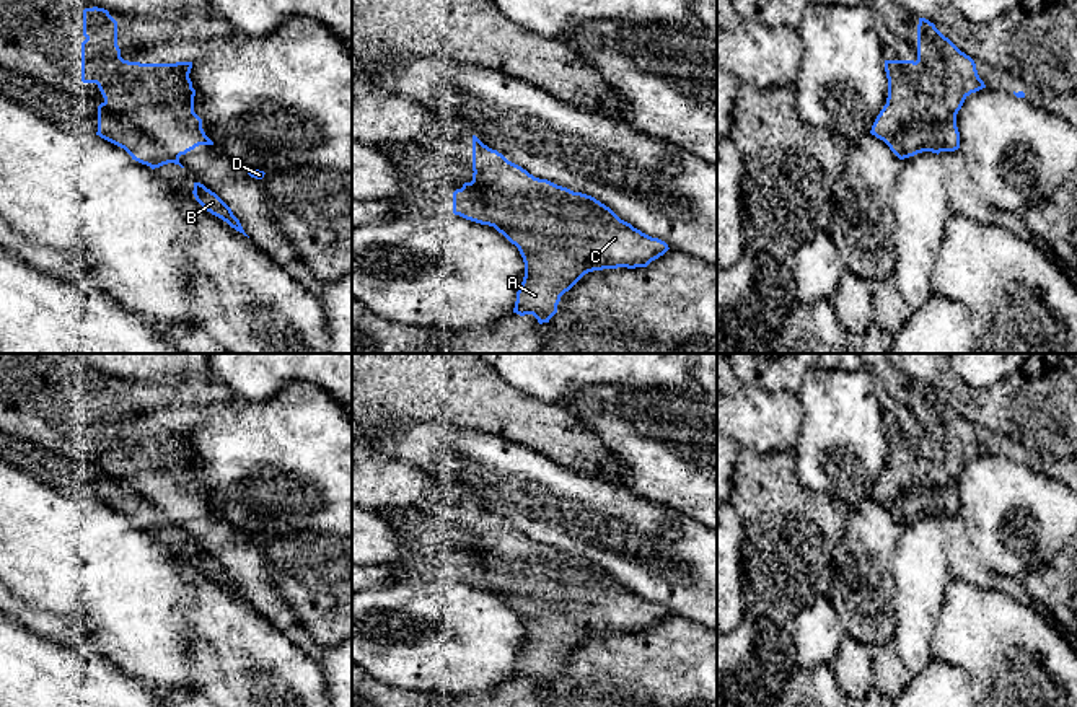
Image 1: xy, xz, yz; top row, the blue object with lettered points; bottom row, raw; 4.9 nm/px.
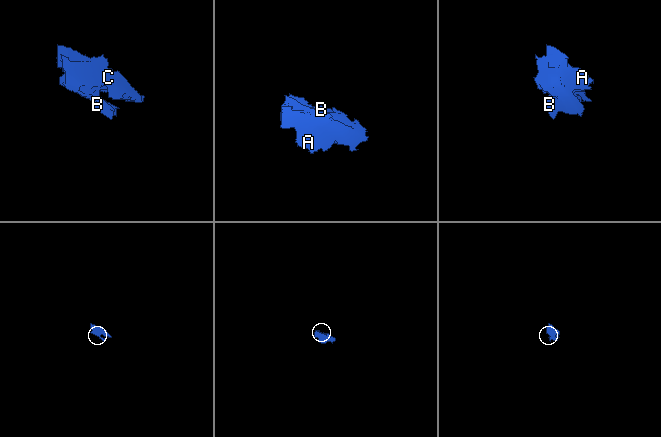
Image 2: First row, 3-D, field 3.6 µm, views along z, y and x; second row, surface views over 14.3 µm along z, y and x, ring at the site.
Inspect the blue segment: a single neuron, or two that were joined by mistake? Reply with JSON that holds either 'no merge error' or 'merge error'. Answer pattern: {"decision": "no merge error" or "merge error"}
{"decision": "merge error"}

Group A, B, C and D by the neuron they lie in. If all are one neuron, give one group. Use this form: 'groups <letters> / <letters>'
groups A C D / B

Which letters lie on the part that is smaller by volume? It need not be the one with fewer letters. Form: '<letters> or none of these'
B

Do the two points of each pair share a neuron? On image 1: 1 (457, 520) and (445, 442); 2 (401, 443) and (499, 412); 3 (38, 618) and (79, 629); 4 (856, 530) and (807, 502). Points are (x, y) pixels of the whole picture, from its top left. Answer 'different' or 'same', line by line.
1: different
2: different
3: same
4: different

